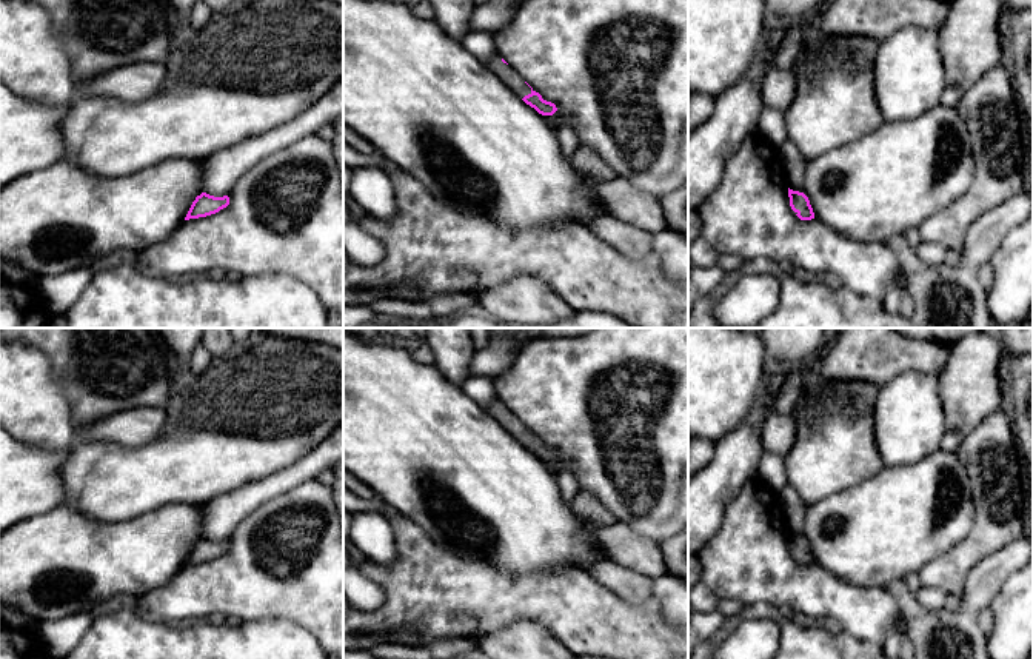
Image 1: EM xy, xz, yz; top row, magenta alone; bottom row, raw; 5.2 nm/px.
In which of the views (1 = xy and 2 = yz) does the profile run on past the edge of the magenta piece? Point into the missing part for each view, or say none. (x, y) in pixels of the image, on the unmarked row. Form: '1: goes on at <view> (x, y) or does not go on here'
1: does not go on here
2: does not go on here

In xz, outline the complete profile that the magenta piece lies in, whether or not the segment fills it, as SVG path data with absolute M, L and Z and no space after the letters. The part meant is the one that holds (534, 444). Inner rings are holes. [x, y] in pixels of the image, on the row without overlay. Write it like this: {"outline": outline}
{"outline": "M496 400L485 410L494 417L511 436L514 436L527 450L542 460L553 460L557 453L554 448L542 443L503 403Z"}

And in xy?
{"outline": "M202 537L192 547L185 565L199 564L199 562L206 562L206 560L216 559L220 554L226 553L228 550L229 550L229 542L228 540L214 542L214 540L209 540L206 537Z"}

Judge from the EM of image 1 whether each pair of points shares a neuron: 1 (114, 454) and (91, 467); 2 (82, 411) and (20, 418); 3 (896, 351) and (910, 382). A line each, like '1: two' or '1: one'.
1: one
2: two
3: two

